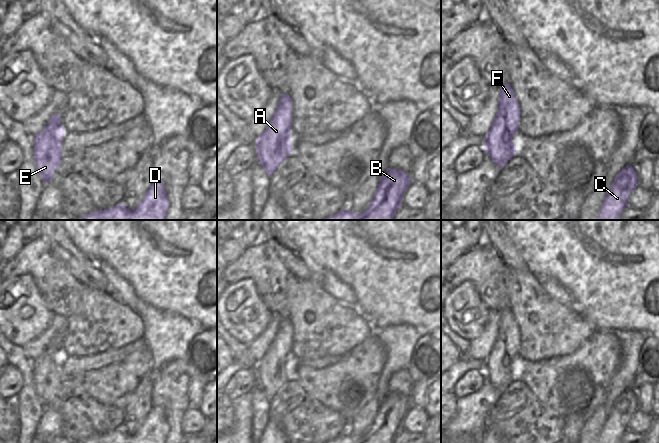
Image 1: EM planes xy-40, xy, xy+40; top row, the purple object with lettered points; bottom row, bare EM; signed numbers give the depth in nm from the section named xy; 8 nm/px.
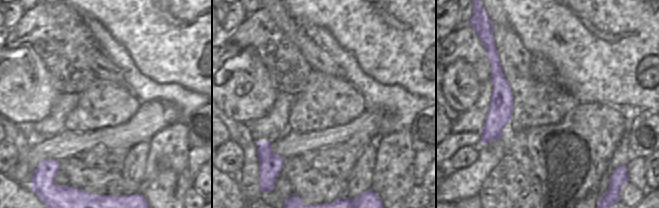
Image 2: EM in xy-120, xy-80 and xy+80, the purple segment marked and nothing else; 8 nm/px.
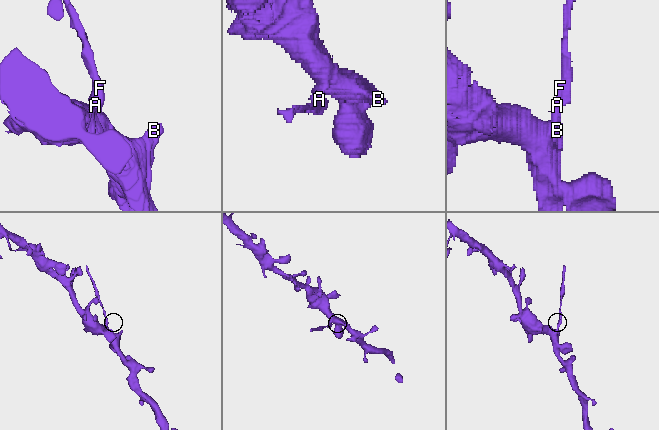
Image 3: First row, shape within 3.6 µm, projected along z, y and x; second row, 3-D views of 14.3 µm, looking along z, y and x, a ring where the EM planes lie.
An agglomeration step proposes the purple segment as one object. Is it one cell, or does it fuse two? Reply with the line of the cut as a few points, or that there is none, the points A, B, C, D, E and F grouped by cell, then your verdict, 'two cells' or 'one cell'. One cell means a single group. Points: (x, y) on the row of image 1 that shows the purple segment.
xy (288, 136), (280, 143), (269, 147), (256, 144) | A F / B C D E | two cells

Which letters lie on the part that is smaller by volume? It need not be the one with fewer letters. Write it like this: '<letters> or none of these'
A, F

